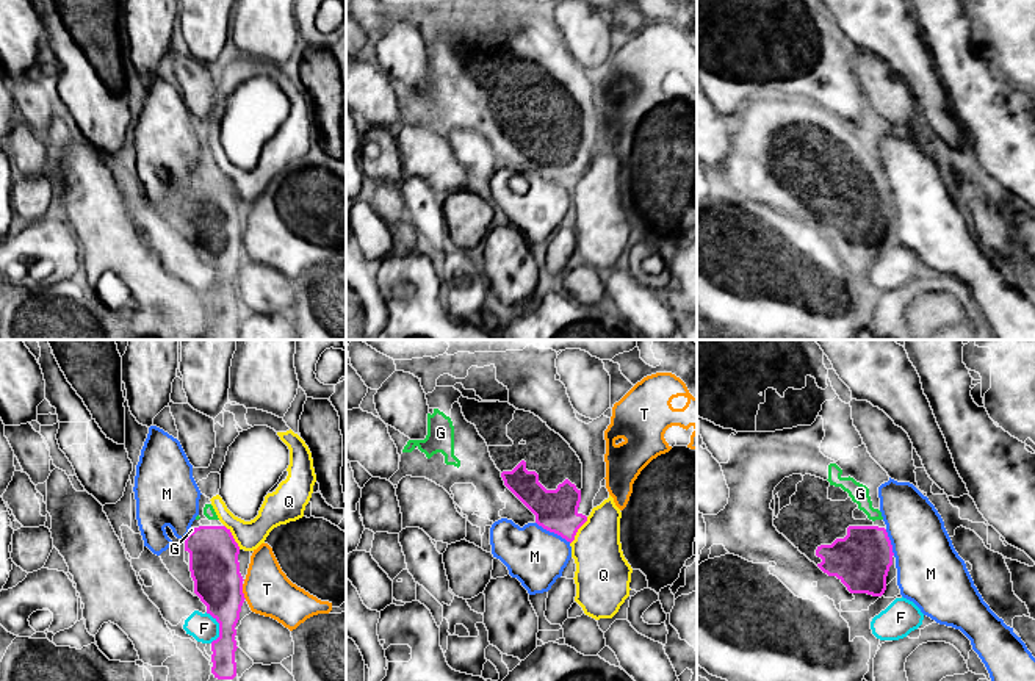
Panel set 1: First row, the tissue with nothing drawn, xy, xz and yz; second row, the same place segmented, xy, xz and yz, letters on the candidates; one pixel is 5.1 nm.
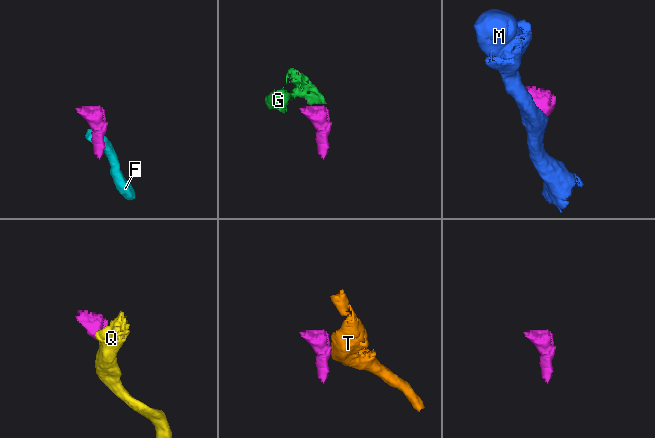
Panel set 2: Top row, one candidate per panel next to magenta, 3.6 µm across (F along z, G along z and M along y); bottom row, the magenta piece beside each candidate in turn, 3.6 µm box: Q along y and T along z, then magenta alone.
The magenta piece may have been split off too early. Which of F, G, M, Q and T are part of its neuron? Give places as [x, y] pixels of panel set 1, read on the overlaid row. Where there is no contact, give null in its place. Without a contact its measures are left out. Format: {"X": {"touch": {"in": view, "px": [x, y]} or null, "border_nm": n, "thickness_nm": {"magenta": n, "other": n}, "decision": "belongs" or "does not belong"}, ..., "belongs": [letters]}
{"F": {"touch": {"in": "xy", "px": [219, 626]}, "border_nm": 160, "thickness_nm": {"magenta": 240, "other": 150}, "decision": "does not belong"}, "G": {"touch": {"in": "xy", "px": [193, 531]}, "border_nm": 40, "thickness_nm": {"magenta": 260, "other": 20}, "decision": "belongs"}, "M": {"touch": {"in": "xz", "px": [553, 531]}, "border_nm": 220, "thickness_nm": {"magenta": 220, "other": 300}, "decision": "does not belong"}, "Q": {"touch": {"in": "xz", "px": [577, 531]}, "border_nm": 170, "thickness_nm": {"magenta": 220, "other": 280}, "decision": "does not belong"}, "T": {"touch": {"in": "xy", "px": [241, 592]}, "border_nm": 80, "thickness_nm": {"magenta": 260, "other": 240}, "decision": "does not belong"}, "belongs": ["G"]}

